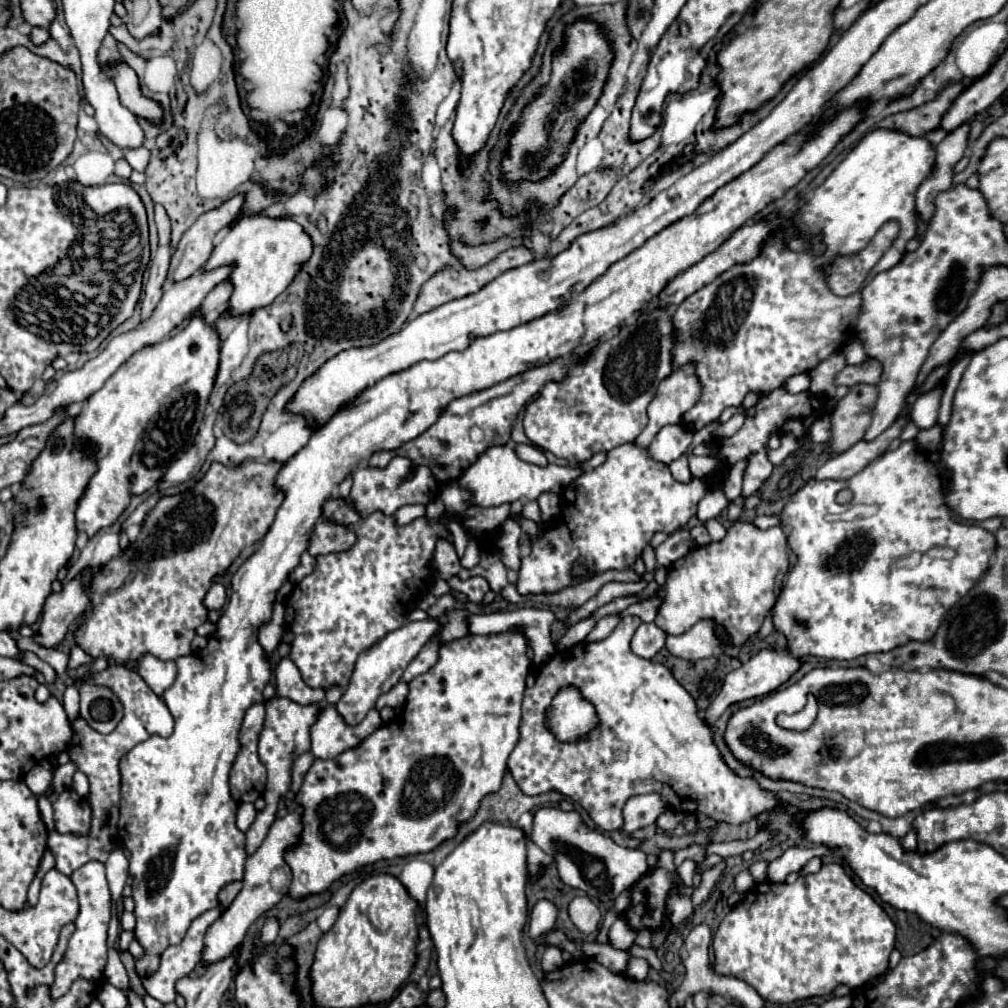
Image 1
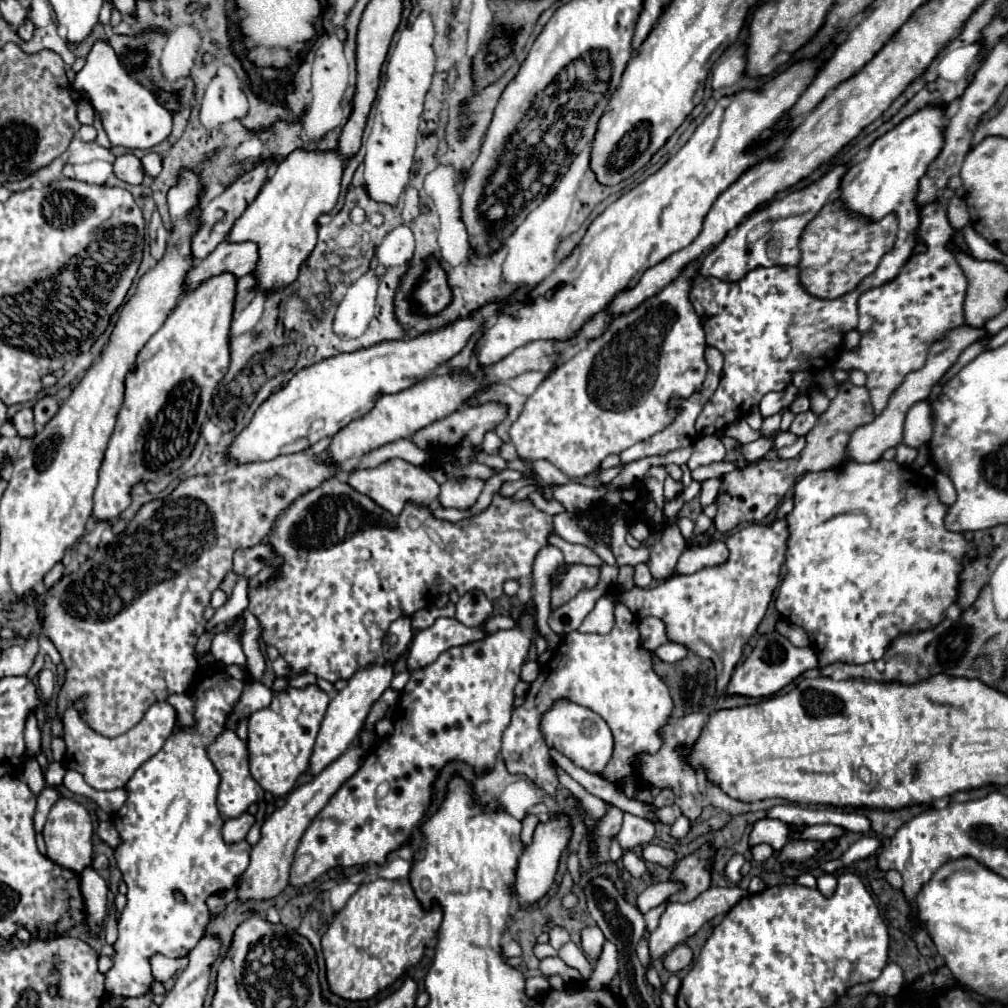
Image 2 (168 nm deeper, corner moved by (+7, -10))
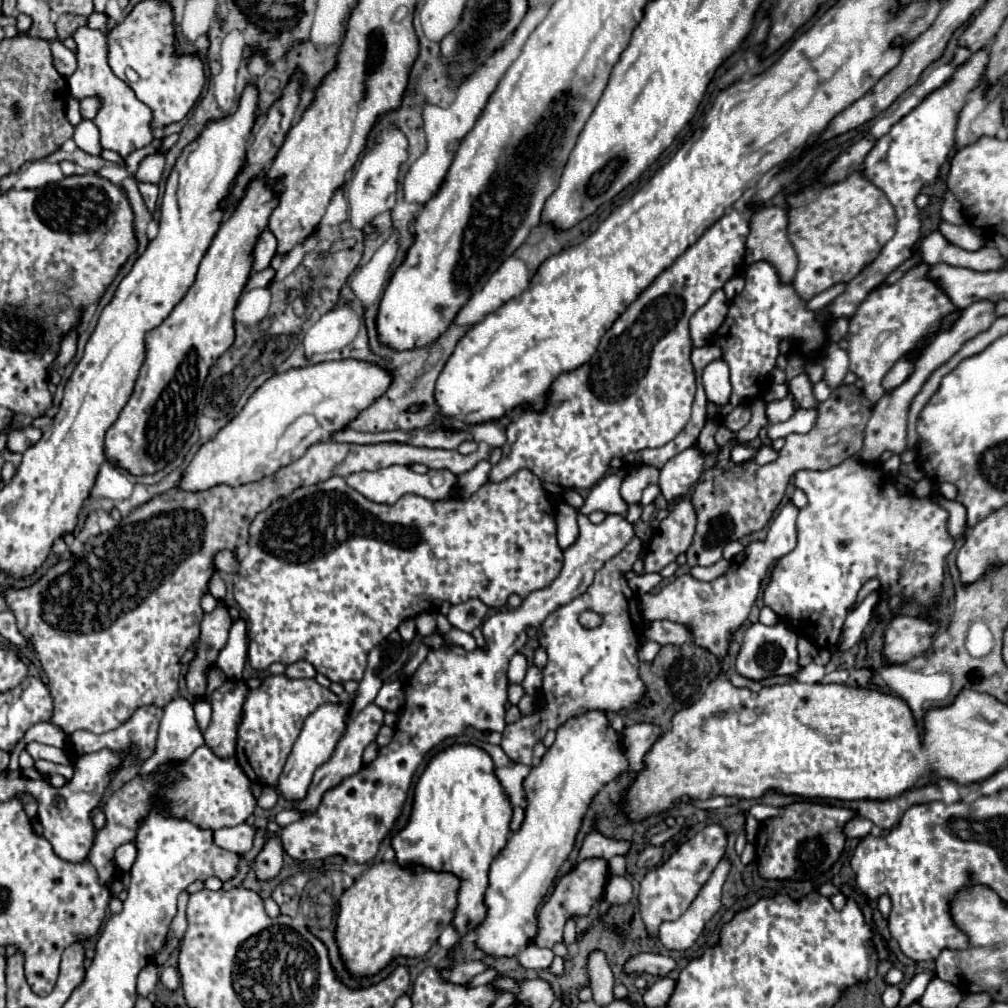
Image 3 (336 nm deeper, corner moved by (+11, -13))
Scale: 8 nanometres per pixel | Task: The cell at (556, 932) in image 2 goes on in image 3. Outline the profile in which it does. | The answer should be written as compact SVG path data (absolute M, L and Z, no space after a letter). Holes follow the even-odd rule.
M590 858L578 864L578 870L568 872L556 886L556 890L552 892L550 900L542 906L540 914L538 914L538 934L534 944L540 948L552 948L554 944L562 942L562 928L556 928L554 932L548 932L548 924L566 924L566 920L570 916L588 912L594 904L594 900L604 892L604 886L608 882L608 862L606 860L598 860L598 858Z

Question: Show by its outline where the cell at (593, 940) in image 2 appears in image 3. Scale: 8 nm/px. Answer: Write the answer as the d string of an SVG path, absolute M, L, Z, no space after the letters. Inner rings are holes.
M592 950L588 956L588 976L590 976L590 986L594 992L594 1002L598 1006L608 1006L614 996L612 996L612 988L614 988L614 976L612 970L608 966L606 954L602 950Z

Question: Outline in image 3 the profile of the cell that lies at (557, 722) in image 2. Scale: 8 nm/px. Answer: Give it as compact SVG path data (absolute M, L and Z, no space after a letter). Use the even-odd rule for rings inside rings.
M586 712L556 730L554 744L524 780L528 796L526 818L490 866L490 884L484 896L488 916L476 928L478 948L492 956L516 956L530 944L538 928L536 908L574 848L592 796L626 770L628 762L622 744L604 712Z

